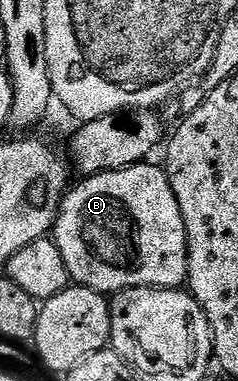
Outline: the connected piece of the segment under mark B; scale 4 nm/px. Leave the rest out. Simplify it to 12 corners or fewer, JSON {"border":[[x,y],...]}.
{"border":[[161,164],[67,188],[52,240],[103,295],[187,284]]}

